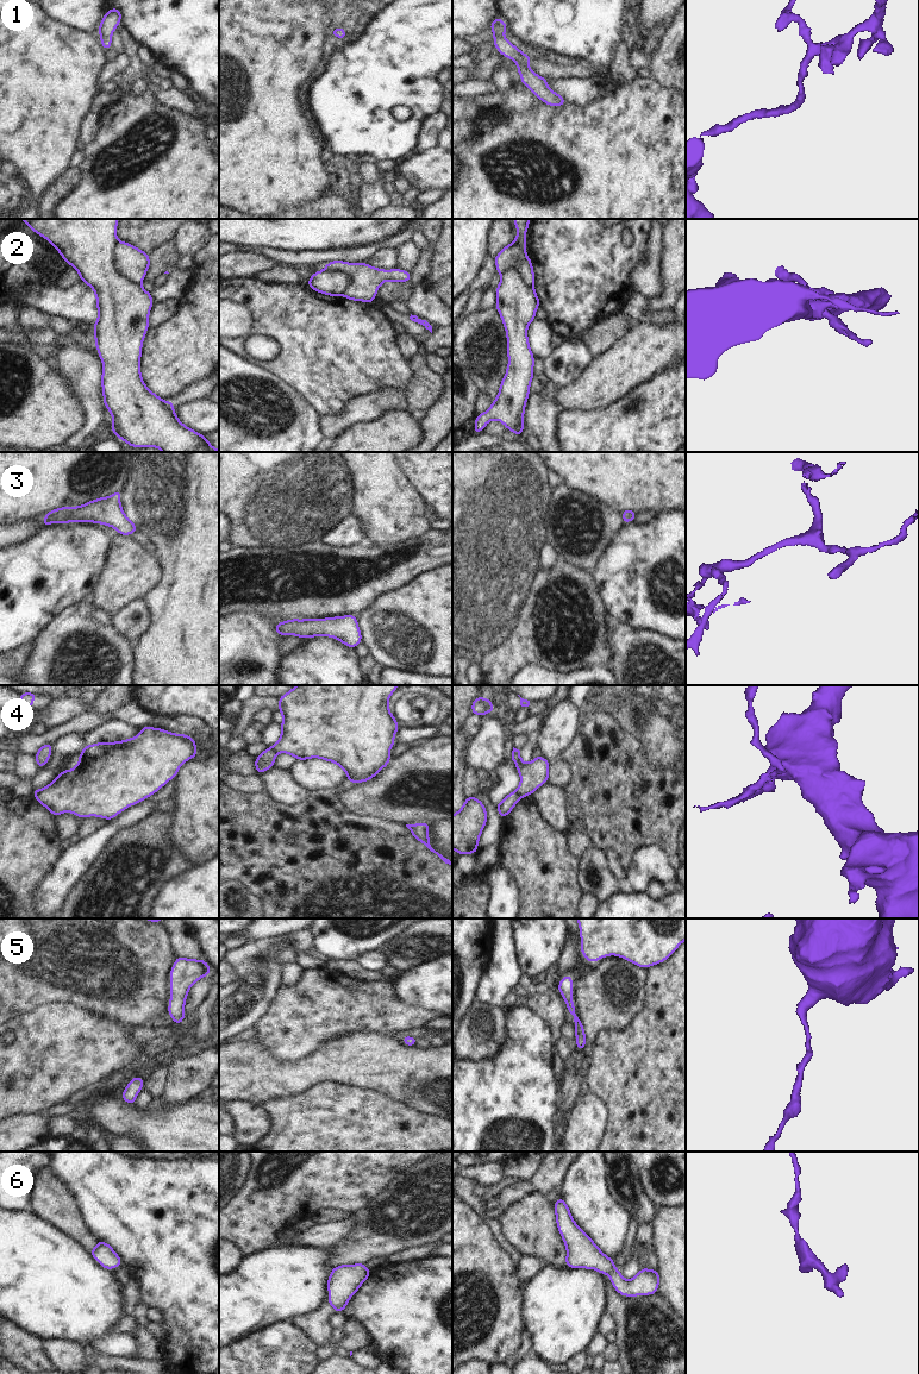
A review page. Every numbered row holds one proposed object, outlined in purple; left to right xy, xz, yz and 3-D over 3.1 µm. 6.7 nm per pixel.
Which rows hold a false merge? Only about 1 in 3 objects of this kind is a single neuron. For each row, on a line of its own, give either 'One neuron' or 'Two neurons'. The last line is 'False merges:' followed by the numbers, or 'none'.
1: One neuron
2: Two neurons
3: One neuron
4: Two neurons
5: One neuron
6: One neuron
False merges: 2, 4.

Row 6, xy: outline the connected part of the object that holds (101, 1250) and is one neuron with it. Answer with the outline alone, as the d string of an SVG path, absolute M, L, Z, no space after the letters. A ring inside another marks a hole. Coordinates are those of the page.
M99 1240L98 1244L89 1251L89 1254L98 1260L98 1263L101 1267L108 1271L123 1266L119 1255L105 1241Z

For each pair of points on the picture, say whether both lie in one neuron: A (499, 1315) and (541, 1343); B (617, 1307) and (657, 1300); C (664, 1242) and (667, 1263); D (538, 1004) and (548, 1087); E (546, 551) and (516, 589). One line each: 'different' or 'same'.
A: different
B: same
C: same
D: different
E: different

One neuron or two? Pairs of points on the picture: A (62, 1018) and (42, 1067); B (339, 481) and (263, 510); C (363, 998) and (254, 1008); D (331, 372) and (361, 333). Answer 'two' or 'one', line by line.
A: one
B: one
C: two
D: one

